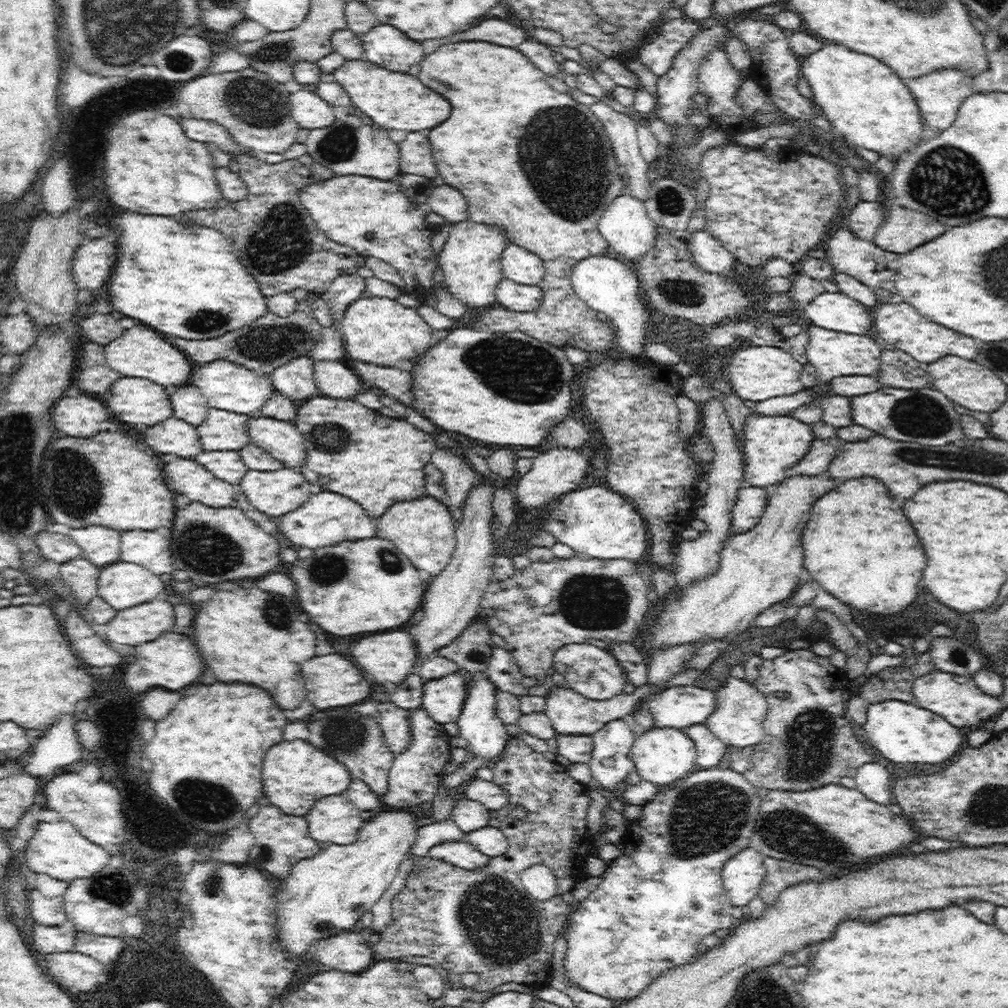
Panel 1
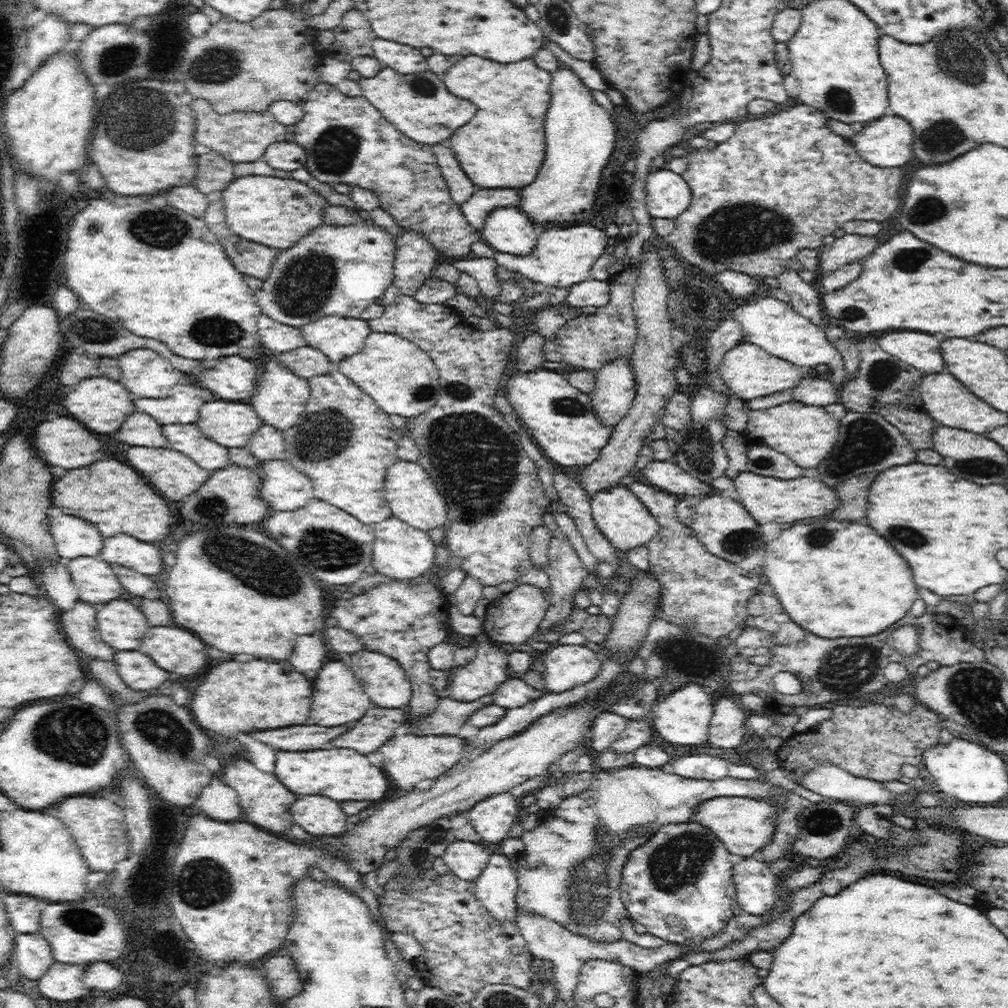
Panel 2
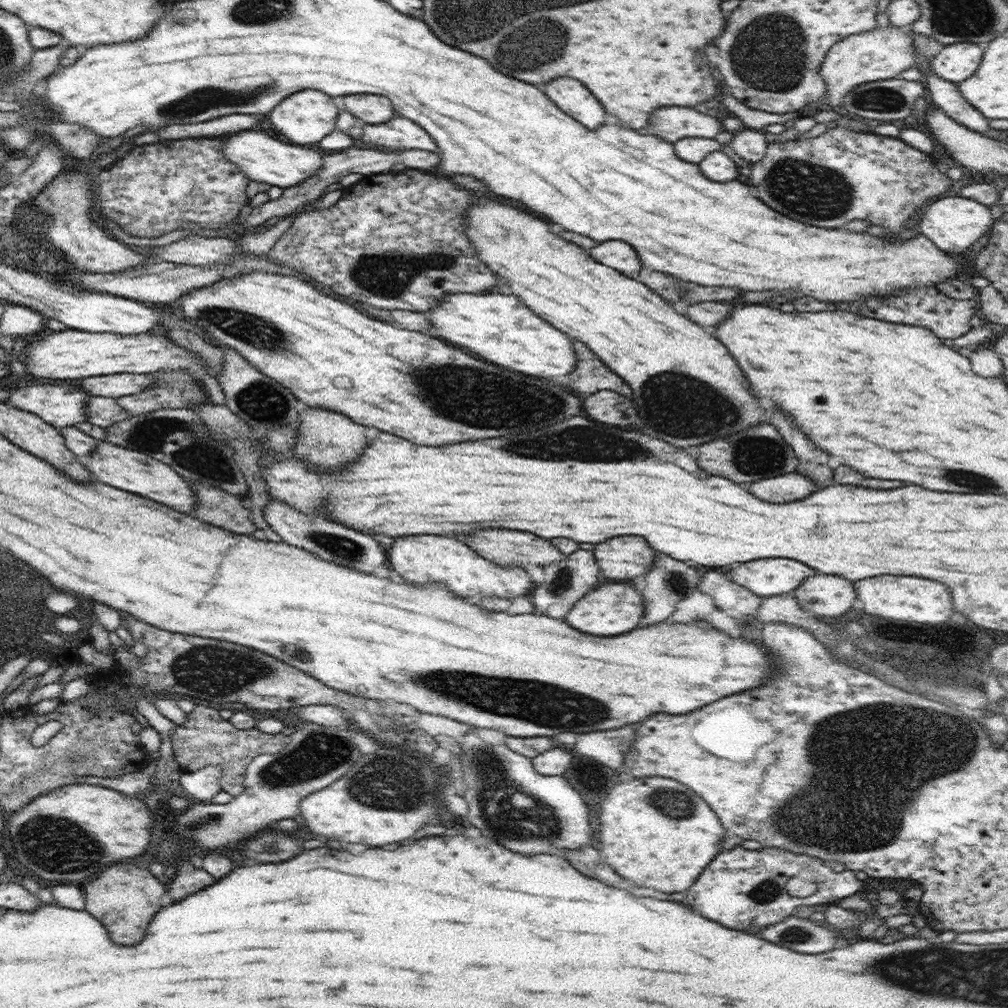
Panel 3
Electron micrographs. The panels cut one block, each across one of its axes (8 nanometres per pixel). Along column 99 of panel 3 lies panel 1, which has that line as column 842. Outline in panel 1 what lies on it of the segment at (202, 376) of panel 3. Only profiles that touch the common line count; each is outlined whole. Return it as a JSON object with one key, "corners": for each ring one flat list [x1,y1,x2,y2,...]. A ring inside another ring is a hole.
{"corners":[[816,325,808,328,809,342,806,346,806,358,812,366,818,370,820,384,824,382,827,387,832,378,837,376,850,376,853,374,876,375,880,368,880,358,882,356,882,347,877,344,868,334,848,334,845,332,836,332,822,328]]}

